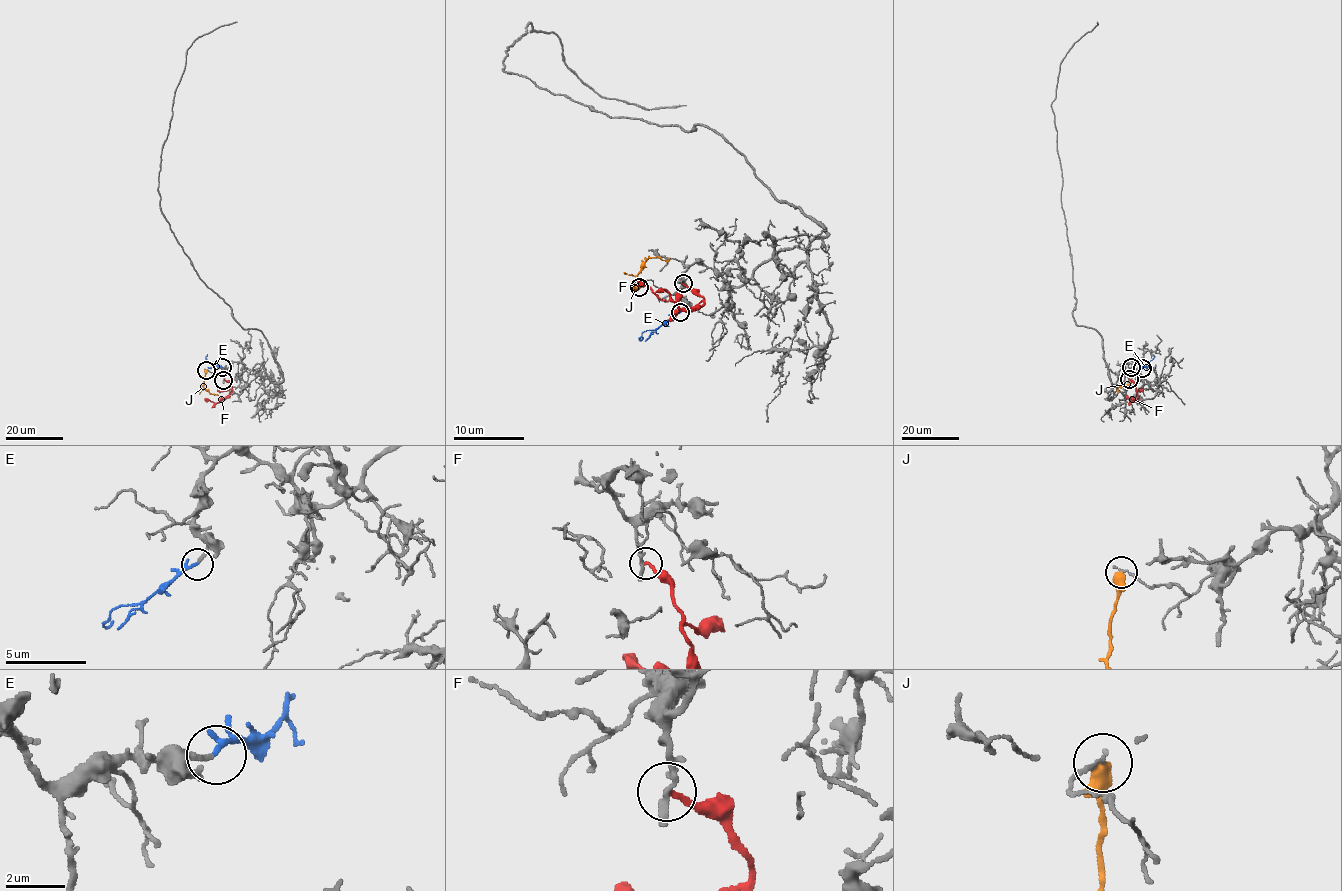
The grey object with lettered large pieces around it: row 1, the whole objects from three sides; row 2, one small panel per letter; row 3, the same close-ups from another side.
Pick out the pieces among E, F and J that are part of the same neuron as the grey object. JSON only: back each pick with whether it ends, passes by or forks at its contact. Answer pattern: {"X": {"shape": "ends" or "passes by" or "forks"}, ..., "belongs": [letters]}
{"E": {"shape": "ends"}, "belongs": ["E"]}

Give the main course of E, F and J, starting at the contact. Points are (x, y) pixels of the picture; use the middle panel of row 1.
E: (680, 313), (655, 329), (641, 334), (641, 340), (643, 338)
F: (683, 282), (703, 298), (703, 303), (679, 309), (660, 299), (637, 280)
J: (638, 287), (636, 291), (640, 266), (647, 259), (670, 258)

